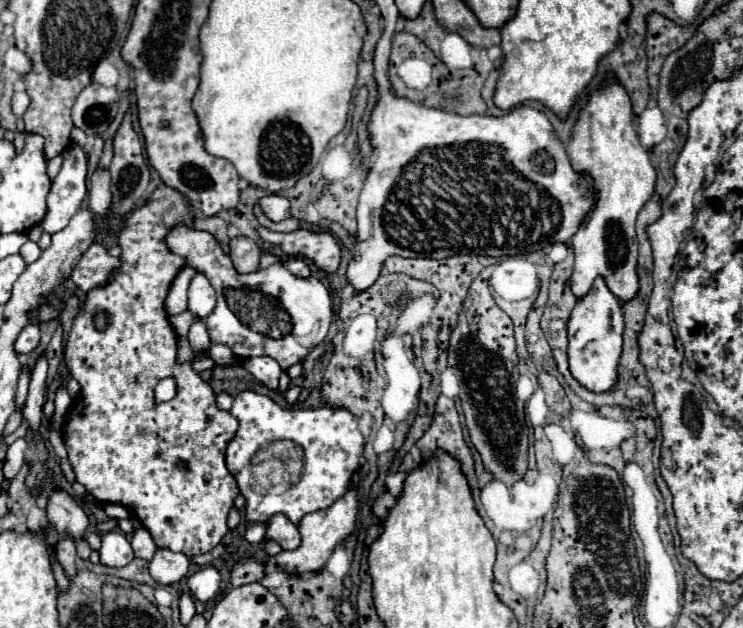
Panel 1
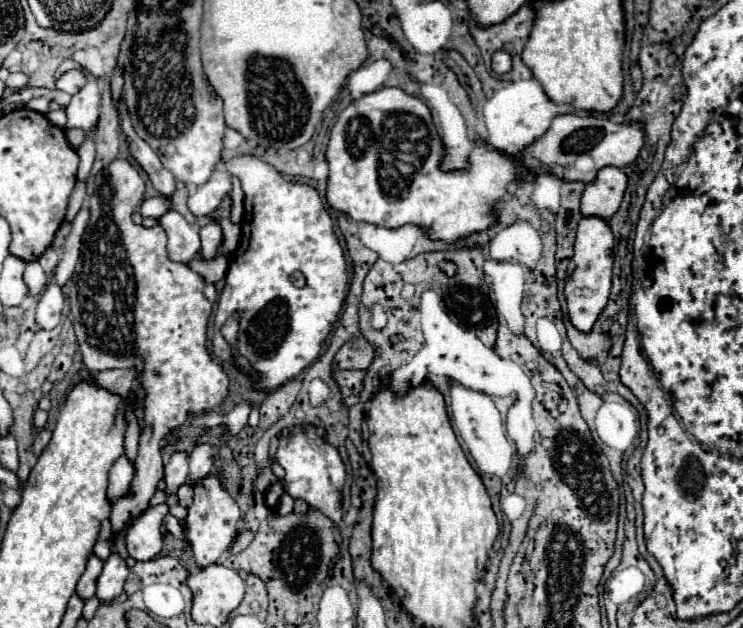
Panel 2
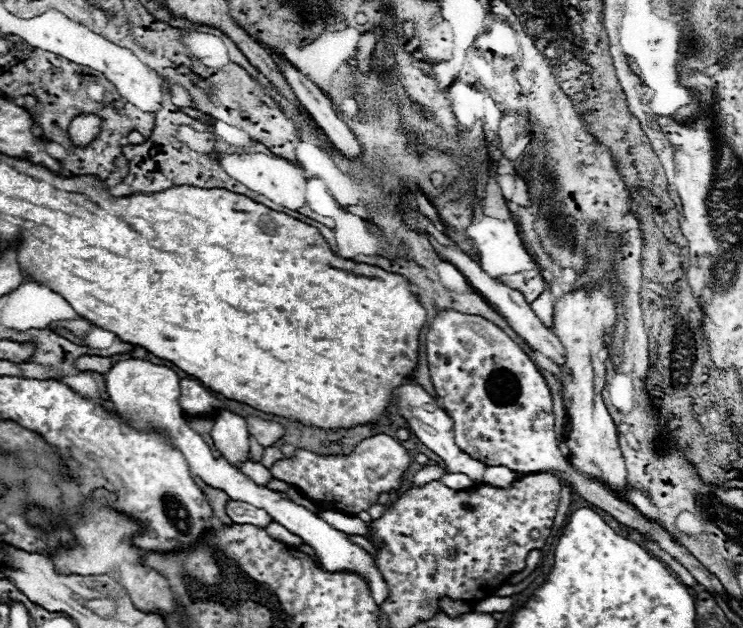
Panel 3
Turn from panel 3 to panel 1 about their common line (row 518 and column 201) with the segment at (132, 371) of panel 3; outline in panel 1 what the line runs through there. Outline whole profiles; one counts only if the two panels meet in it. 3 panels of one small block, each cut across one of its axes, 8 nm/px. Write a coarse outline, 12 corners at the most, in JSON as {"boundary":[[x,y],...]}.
{"boundary":[[204,274],[190,282],[188,310],[204,322],[216,292]]}

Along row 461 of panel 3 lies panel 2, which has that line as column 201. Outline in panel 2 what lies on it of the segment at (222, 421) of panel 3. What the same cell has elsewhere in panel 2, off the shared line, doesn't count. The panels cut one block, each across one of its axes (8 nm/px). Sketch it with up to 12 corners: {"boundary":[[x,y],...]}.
{"boundary":[[218,222],[200,228],[202,254],[206,260],[218,256],[222,228]]}

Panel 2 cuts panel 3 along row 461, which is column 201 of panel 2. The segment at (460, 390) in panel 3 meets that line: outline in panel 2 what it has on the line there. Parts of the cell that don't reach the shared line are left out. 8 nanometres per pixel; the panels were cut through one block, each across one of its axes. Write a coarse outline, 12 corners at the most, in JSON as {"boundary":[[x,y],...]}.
{"boundary":[[216,474],[192,488],[186,540],[210,566],[236,540],[240,508]]}

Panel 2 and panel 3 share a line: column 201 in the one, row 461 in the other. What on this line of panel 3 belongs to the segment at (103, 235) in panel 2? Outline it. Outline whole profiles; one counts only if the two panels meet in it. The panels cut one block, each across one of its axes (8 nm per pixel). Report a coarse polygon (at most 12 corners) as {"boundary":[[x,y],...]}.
{"boundary":[[392,436],[348,456],[296,448],[272,476],[358,514],[400,488],[412,454]]}

